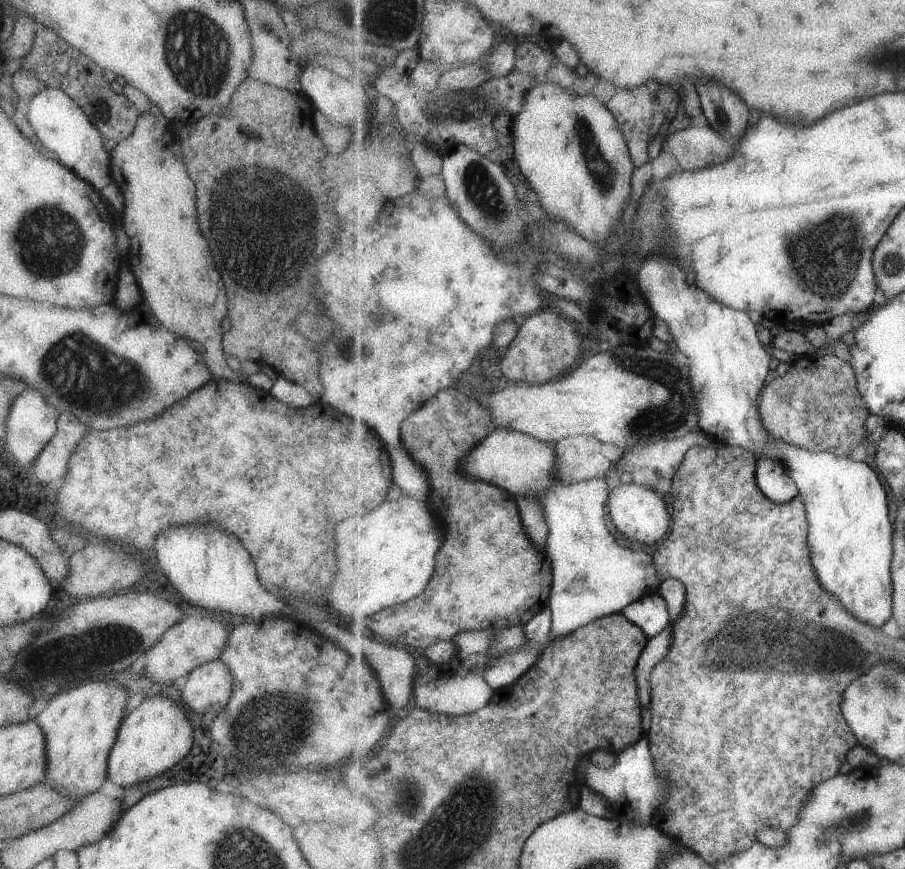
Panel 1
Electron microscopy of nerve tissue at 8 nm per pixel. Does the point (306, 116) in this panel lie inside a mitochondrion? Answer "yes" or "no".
no

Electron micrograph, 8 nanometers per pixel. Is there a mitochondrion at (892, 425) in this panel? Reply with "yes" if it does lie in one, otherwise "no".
no

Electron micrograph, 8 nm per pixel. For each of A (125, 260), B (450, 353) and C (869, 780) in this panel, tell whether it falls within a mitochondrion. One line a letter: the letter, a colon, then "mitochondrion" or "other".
A: other
B: mitochondrion
C: other

